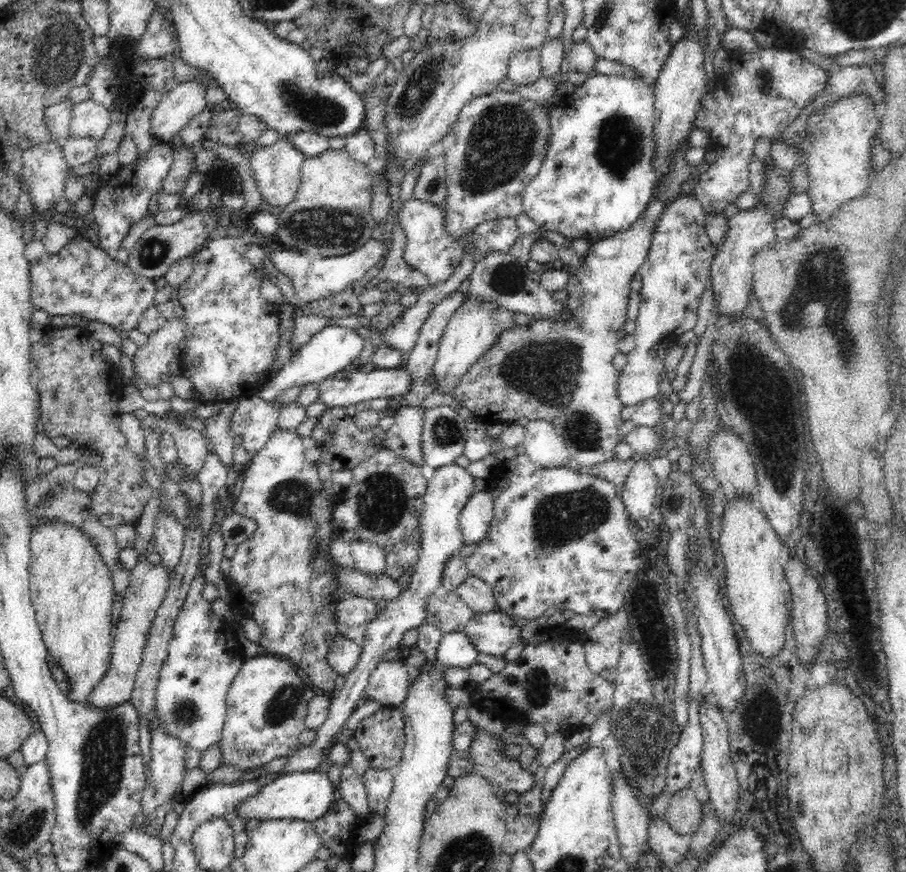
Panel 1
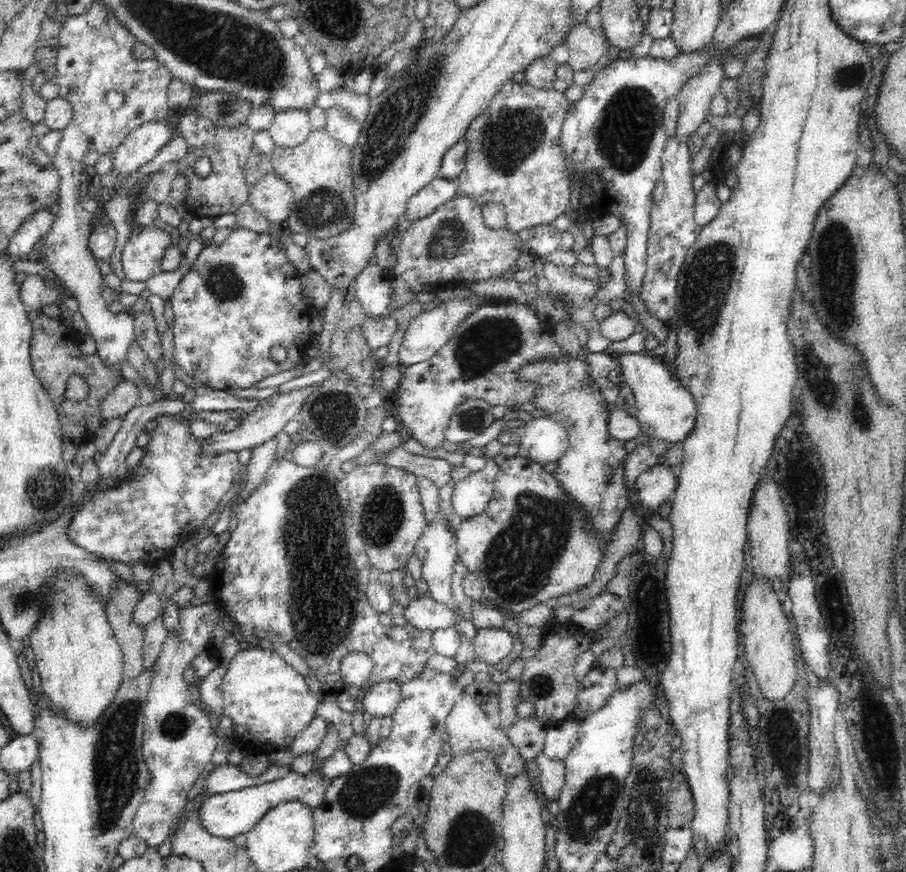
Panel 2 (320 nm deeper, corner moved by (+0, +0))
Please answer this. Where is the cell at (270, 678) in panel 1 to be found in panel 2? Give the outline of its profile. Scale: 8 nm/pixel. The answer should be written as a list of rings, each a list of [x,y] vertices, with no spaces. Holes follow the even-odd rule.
[[[248,648],[238,652],[222,677],[224,714],[234,721],[236,743],[247,753],[250,741],[286,748],[317,716],[318,696],[310,691],[304,676],[285,662],[278,652]]]

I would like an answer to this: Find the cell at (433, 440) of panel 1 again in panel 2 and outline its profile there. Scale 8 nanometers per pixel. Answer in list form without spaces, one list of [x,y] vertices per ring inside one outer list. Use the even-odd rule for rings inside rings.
[[[468,399],[454,409],[444,436],[448,442],[466,442],[495,420],[497,419],[492,415],[492,405],[482,399]]]

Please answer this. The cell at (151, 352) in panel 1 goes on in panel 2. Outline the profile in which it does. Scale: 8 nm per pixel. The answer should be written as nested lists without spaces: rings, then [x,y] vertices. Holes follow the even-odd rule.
[[[121,380],[105,396],[101,404],[101,418],[110,420],[118,416],[124,416],[129,410],[132,410],[138,404],[140,393],[138,386],[128,380]]]

